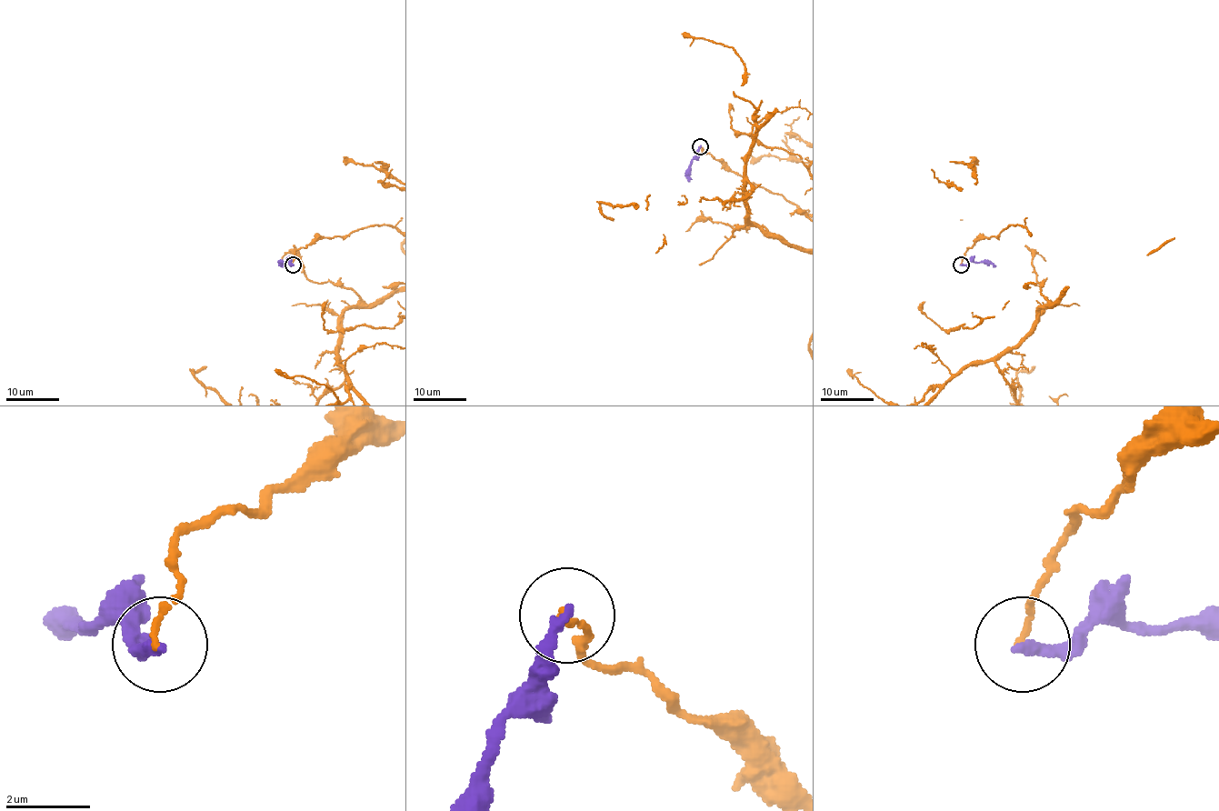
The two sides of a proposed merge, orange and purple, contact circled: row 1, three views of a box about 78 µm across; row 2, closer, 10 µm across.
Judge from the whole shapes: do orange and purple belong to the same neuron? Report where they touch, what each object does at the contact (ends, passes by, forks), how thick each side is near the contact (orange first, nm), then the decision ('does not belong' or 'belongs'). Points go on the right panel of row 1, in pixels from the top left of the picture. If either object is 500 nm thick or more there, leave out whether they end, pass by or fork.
at (961, 265); orange ends there; purple ends there; 130 nm thick on the orange side, 260 nm on the other; does not belong

